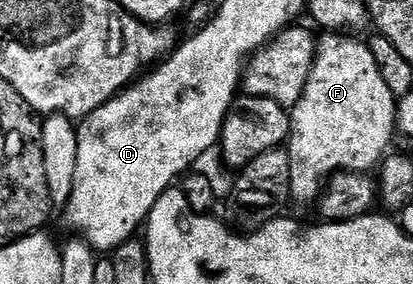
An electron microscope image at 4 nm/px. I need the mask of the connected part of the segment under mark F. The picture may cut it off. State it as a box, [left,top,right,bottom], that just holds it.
[288,34,396,204]

